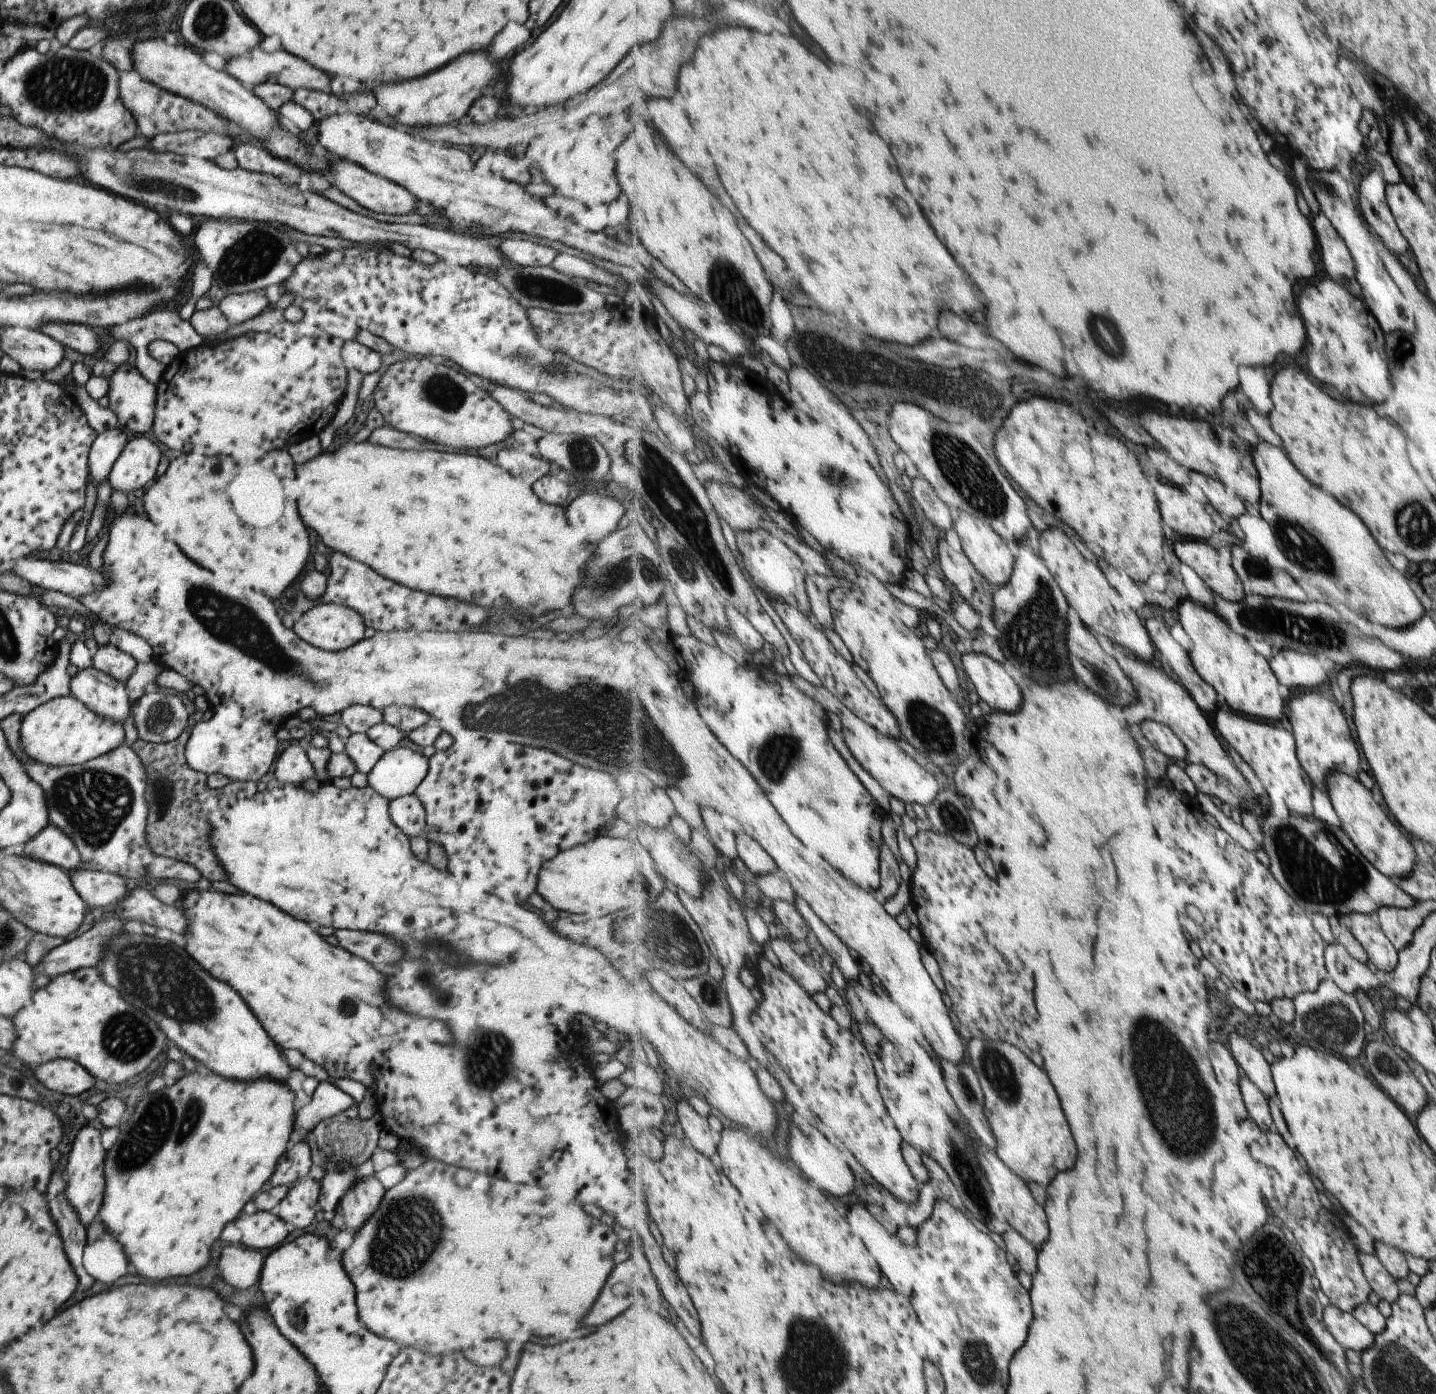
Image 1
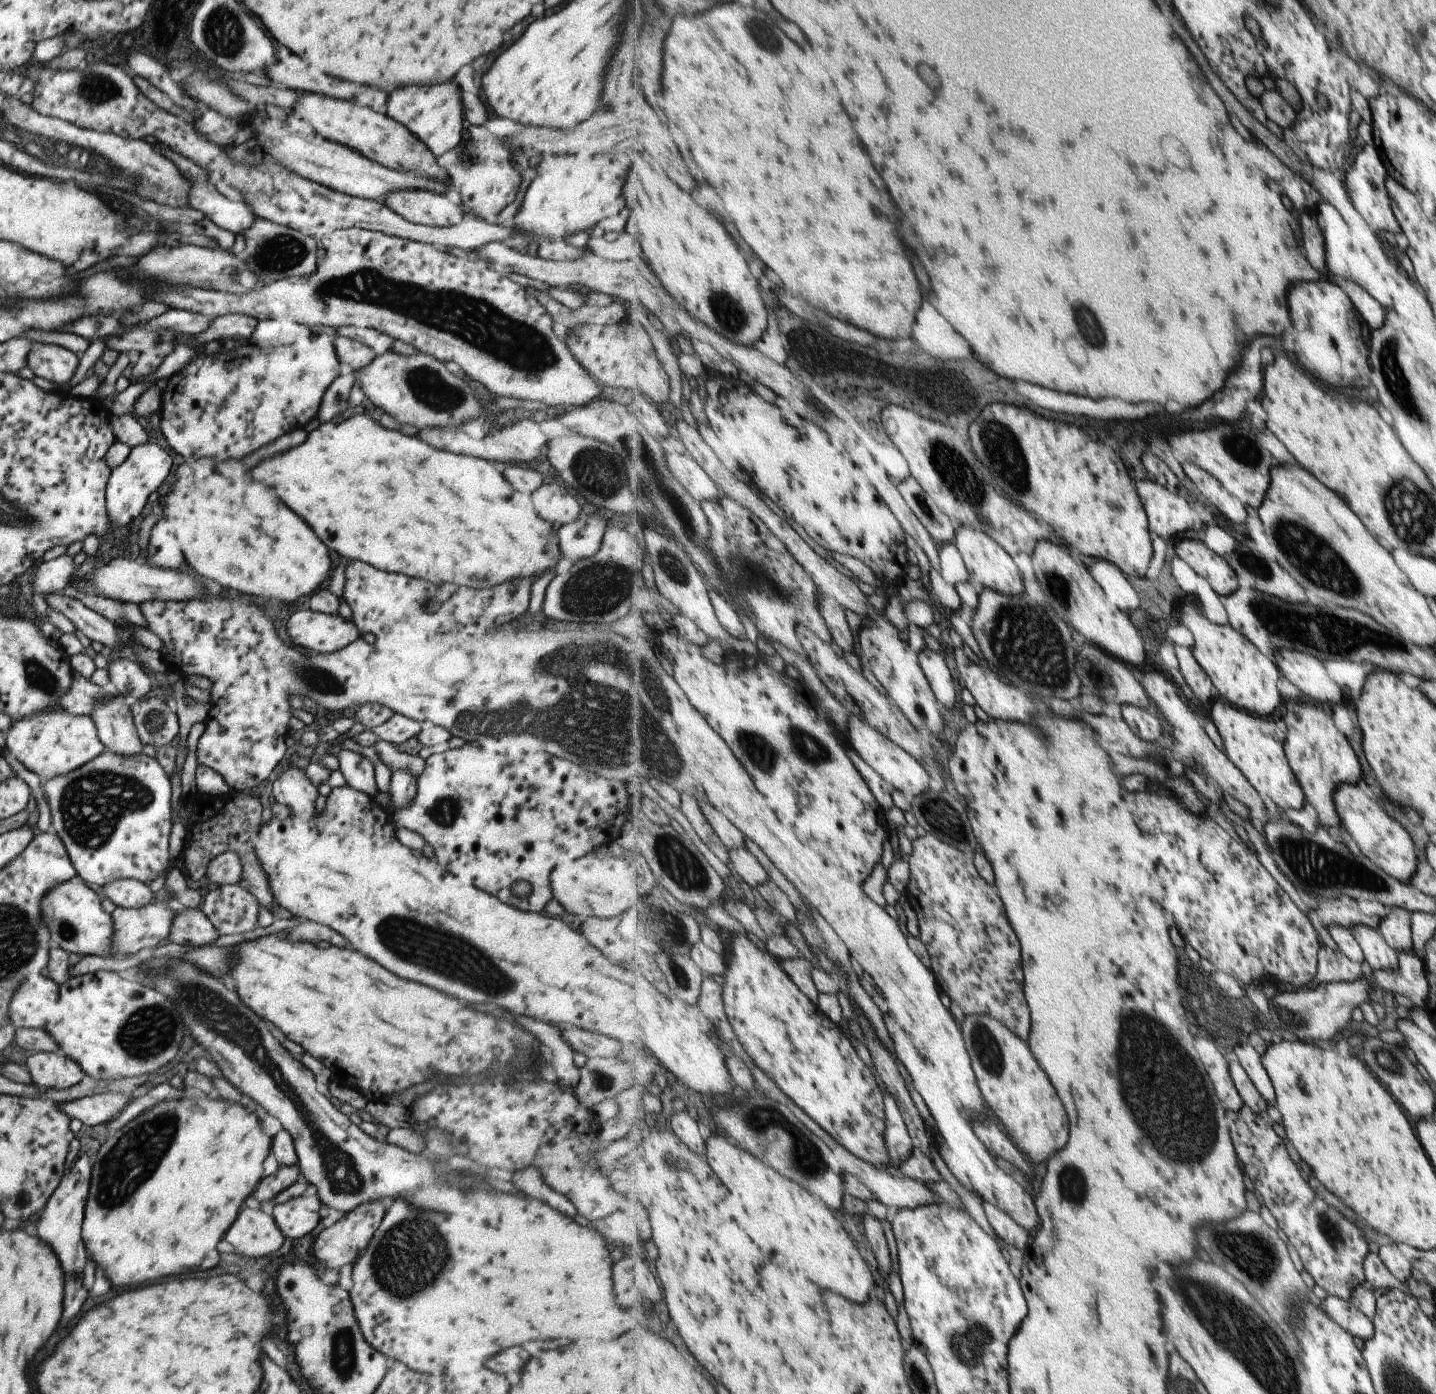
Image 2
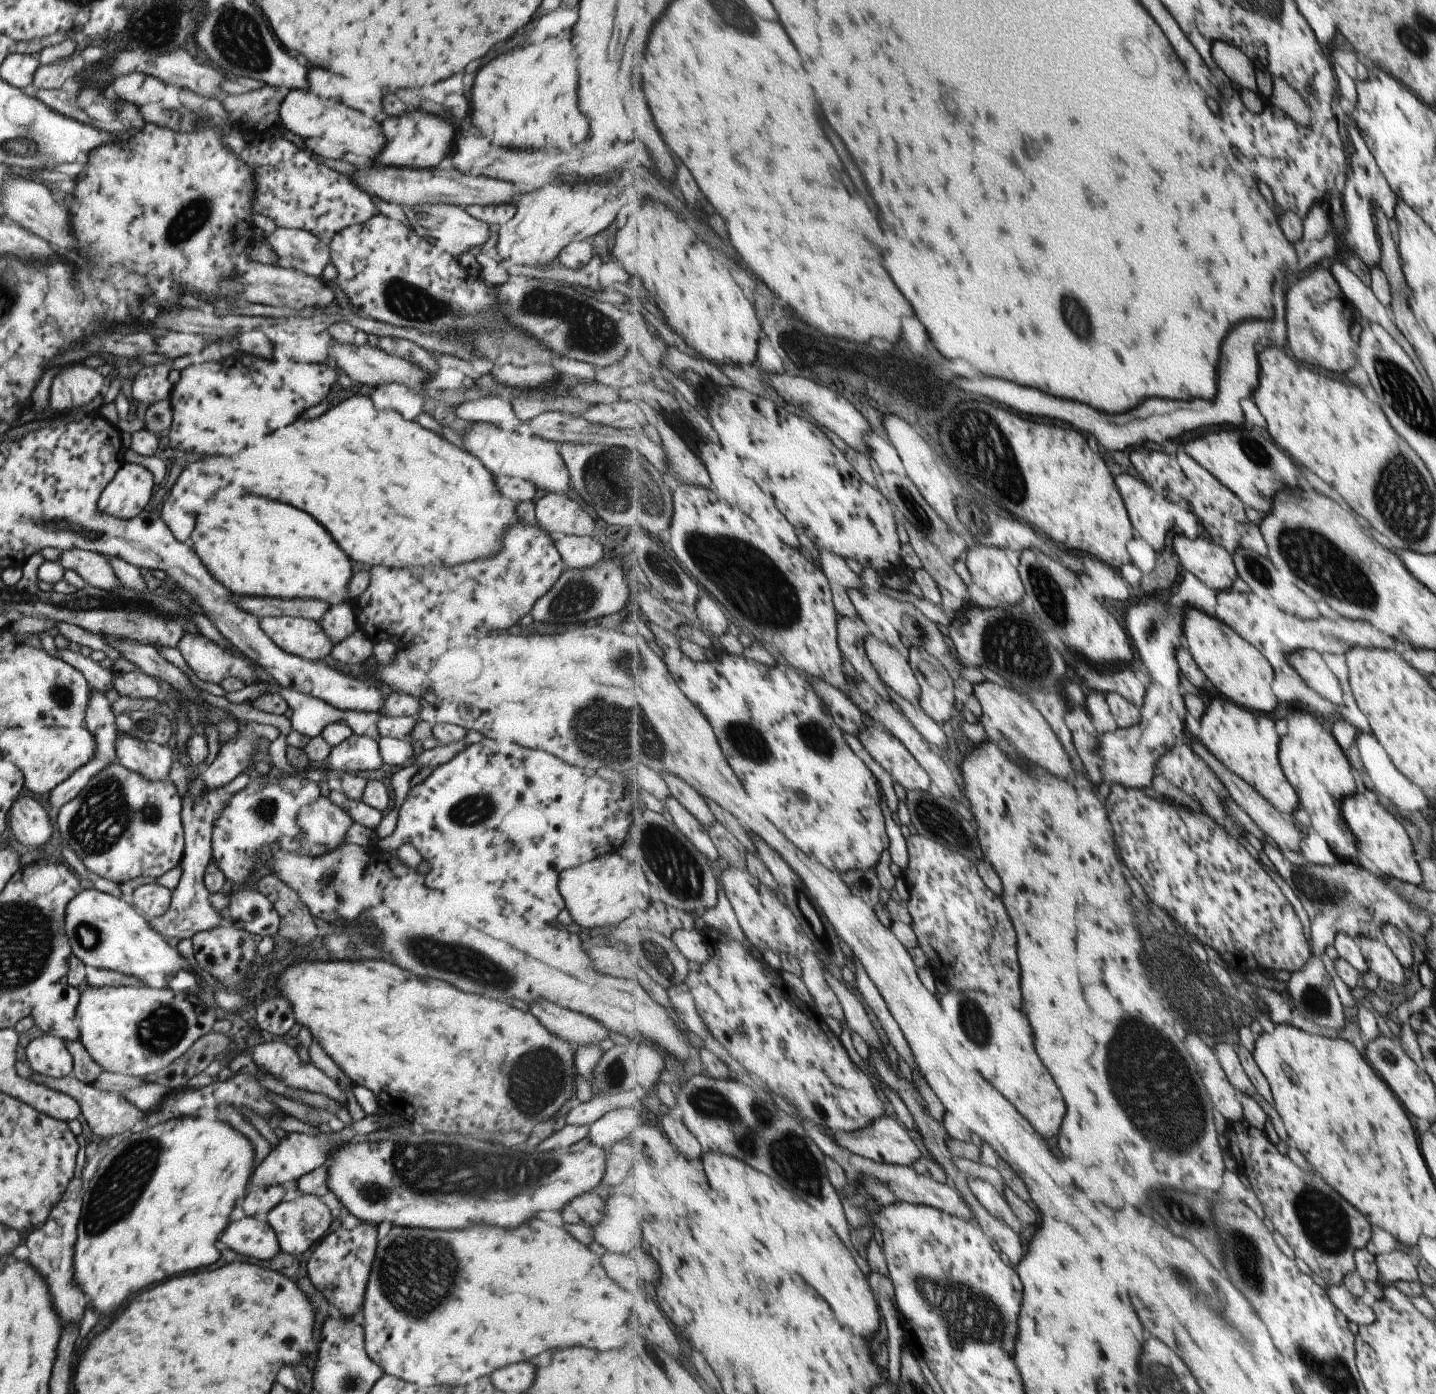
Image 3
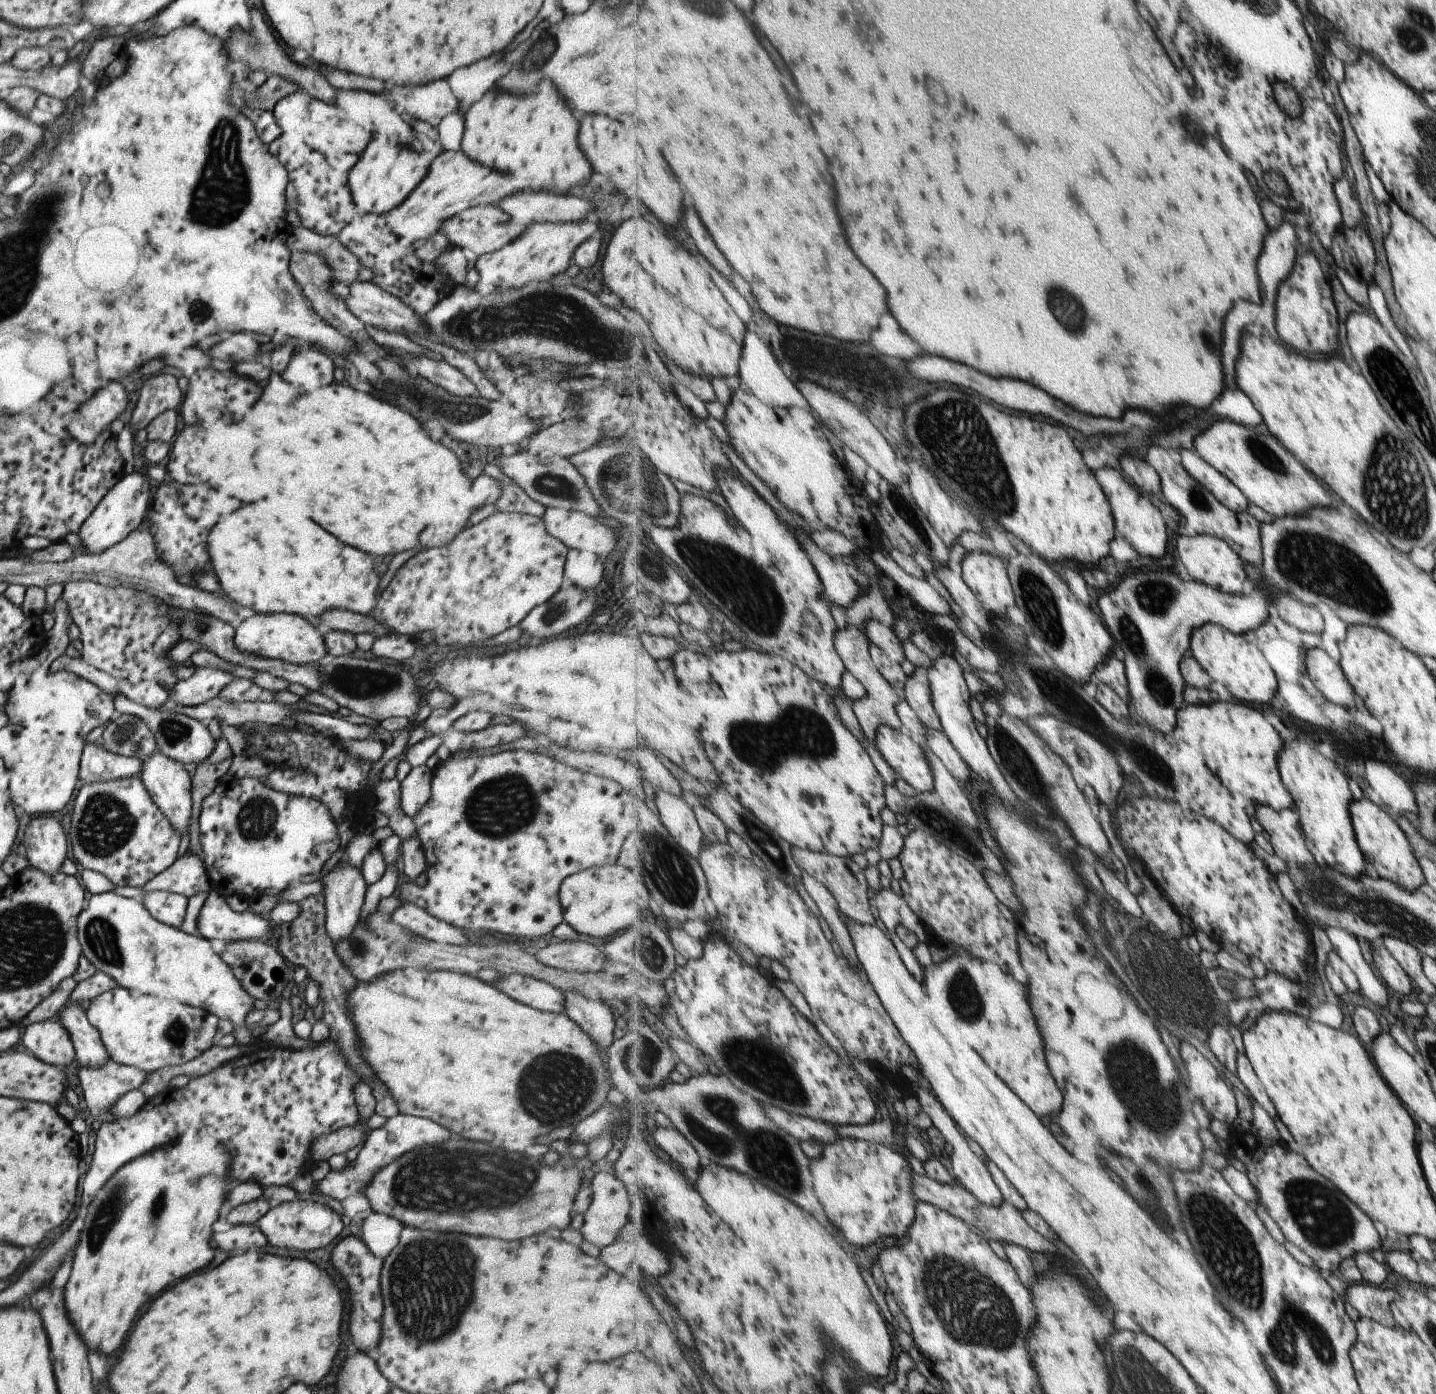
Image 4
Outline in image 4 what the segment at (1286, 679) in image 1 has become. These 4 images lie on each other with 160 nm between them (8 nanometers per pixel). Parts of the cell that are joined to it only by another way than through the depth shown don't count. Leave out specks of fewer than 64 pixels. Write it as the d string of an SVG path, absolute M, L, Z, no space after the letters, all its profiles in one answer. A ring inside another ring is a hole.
M1322 648L1307 649L1304 667L1311 684L1327 701L1342 707L1355 704L1357 696L1341 672L1335 656L1330 657Z

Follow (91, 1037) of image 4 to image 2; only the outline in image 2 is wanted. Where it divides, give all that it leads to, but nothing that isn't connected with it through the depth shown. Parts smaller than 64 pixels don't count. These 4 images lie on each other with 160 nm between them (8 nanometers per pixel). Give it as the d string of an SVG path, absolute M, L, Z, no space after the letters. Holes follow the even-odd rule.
M40 973L28 974L7 1005L8 1022L16 1027L41 1029L58 1002L58 986Z

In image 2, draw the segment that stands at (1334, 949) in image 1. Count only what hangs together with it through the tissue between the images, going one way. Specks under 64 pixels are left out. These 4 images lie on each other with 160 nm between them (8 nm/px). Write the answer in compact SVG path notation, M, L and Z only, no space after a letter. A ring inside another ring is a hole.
M1323 945L1319 950L1319 974L1315 974L1315 978L1303 987L1311 989L1319 983L1346 983L1361 976L1360 964L1349 960L1341 951L1332 951Z

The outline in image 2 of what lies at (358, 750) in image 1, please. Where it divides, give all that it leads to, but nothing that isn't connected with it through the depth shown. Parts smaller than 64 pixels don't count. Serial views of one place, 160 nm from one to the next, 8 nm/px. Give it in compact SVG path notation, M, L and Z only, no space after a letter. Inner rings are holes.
M341 750L337 754L338 769L346 784L359 792L376 795L377 788L373 780L373 764L363 755L353 750Z

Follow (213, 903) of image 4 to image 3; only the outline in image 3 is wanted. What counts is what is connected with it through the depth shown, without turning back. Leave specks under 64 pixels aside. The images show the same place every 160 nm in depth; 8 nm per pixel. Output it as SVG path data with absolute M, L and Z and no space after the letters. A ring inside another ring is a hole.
M246 771L230 780L226 785L208 791L198 775L187 784L185 794L180 796L180 819L184 840L182 857L178 862L181 870L180 879L175 888L170 890L170 903L166 912L160 917L151 917L146 920L150 924L151 930L157 931L164 939L189 938L199 931L206 931L220 925L222 919L207 900L208 892L201 882L205 865L209 862L209 856L212 855L210 845L212 826L228 799L244 789L251 777L252 775L248 775Z

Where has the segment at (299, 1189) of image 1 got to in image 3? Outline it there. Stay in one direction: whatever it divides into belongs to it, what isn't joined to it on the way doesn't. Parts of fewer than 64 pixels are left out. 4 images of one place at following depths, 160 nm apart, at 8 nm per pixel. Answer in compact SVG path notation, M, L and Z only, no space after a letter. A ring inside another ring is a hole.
M300 1195L288 1202L279 1201L266 1215L267 1224L274 1230L281 1252L300 1254L310 1244L317 1242L329 1226L334 1213L324 1203L317 1201L313 1195Z

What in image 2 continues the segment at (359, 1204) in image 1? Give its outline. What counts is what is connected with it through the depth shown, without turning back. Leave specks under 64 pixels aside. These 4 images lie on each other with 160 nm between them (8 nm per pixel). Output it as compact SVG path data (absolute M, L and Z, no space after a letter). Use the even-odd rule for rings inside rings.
M381 1200L364 1202L362 1205L355 1206L348 1213L343 1213L342 1217L328 1227L325 1227L314 1239L312 1253L319 1264L323 1262L326 1267L337 1270L343 1264L350 1264L358 1257L359 1253L367 1246L372 1234L379 1226L380 1220L385 1214L385 1208Z

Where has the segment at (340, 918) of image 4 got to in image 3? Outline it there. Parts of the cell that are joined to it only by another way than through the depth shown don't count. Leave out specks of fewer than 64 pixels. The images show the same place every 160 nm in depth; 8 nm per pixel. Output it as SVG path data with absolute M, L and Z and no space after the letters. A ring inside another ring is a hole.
M318 797L297 812L297 826L307 838L319 838L321 844L333 850L343 842L343 832L353 823L349 816L325 797Z

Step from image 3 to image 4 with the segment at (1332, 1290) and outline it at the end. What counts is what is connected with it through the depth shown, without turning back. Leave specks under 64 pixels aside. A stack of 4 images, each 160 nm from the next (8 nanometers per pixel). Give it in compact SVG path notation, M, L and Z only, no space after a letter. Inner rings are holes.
M1359 1282L1347 1285L1345 1297L1347 1297L1347 1302L1357 1310L1359 1317L1367 1317L1372 1321L1382 1323L1383 1326L1392 1327L1396 1324L1389 1311L1393 1293L1391 1289L1383 1290Z

